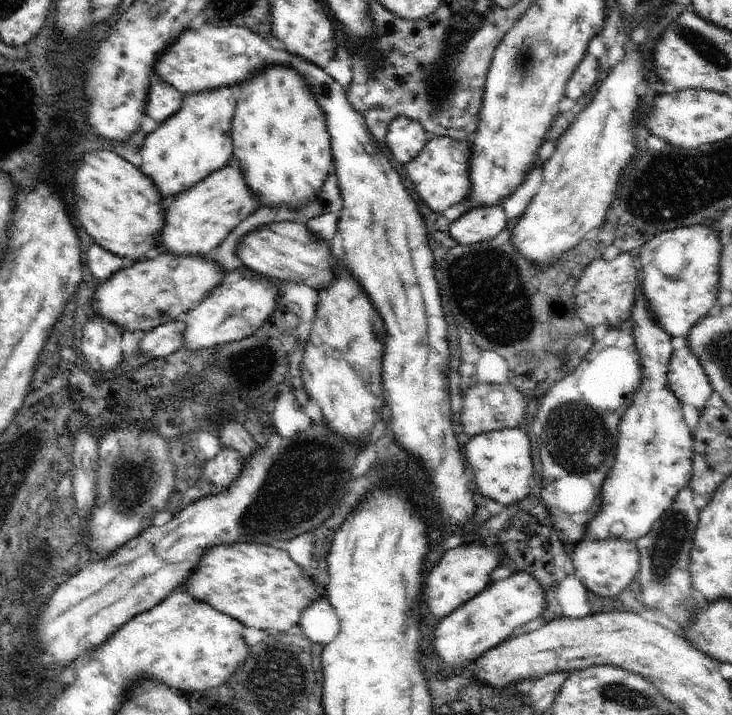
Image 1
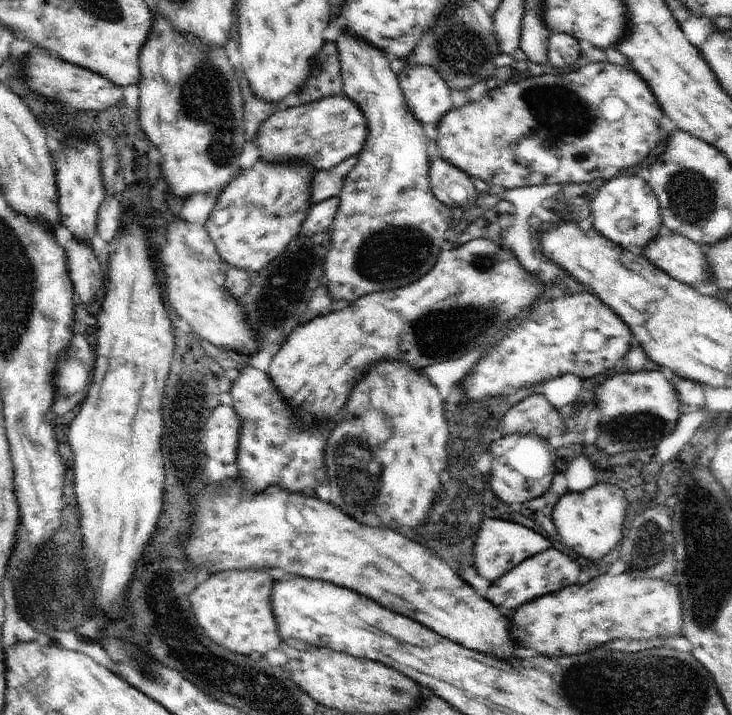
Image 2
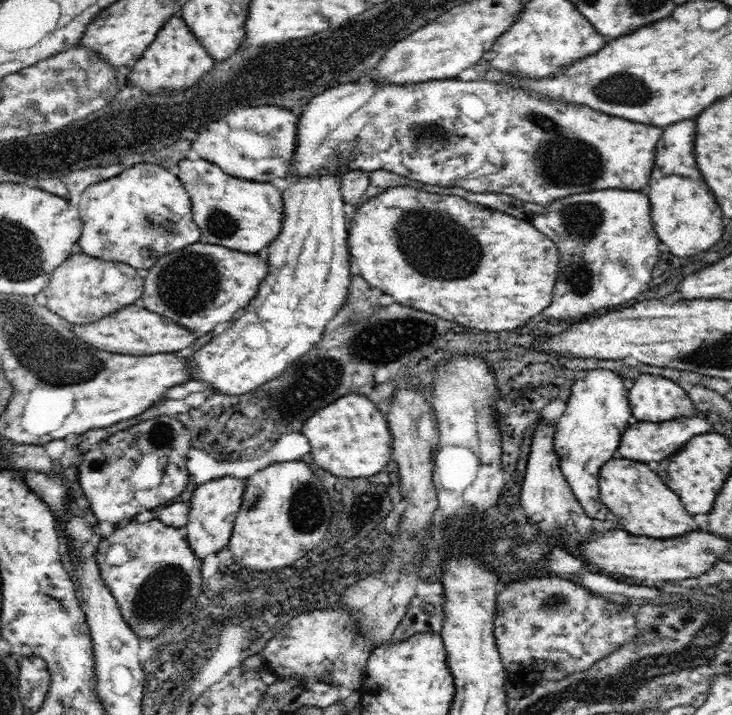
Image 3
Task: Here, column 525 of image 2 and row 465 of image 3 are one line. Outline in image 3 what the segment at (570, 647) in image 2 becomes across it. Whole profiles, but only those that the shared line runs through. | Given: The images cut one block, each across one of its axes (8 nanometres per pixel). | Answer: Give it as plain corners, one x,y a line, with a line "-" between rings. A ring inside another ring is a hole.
624,458
610,460
602,466
600,480
600,496
602,502
615,514
619,527
636,536
650,538
676,538
688,532
698,530
694,516
686,512
678,494
674,494
658,476
642,462
630,462

